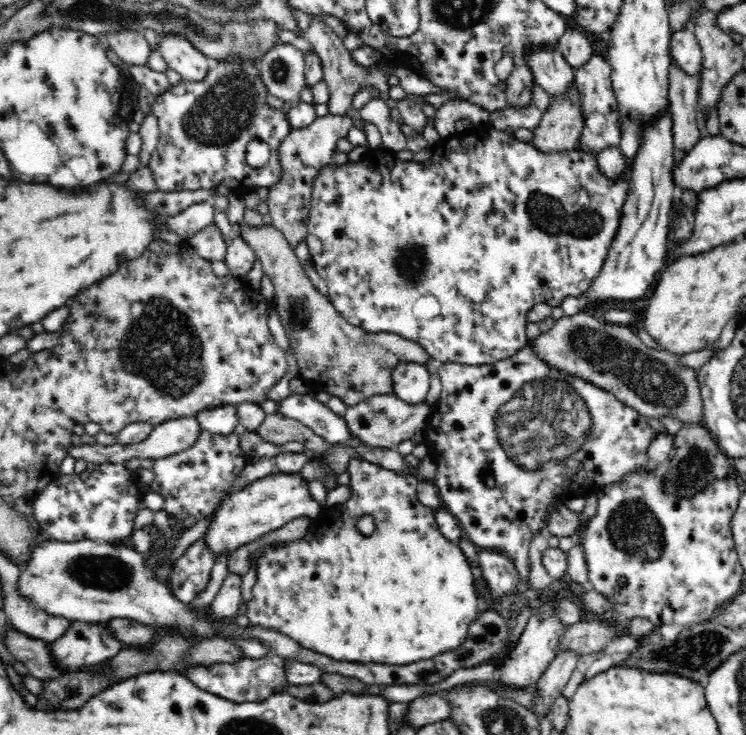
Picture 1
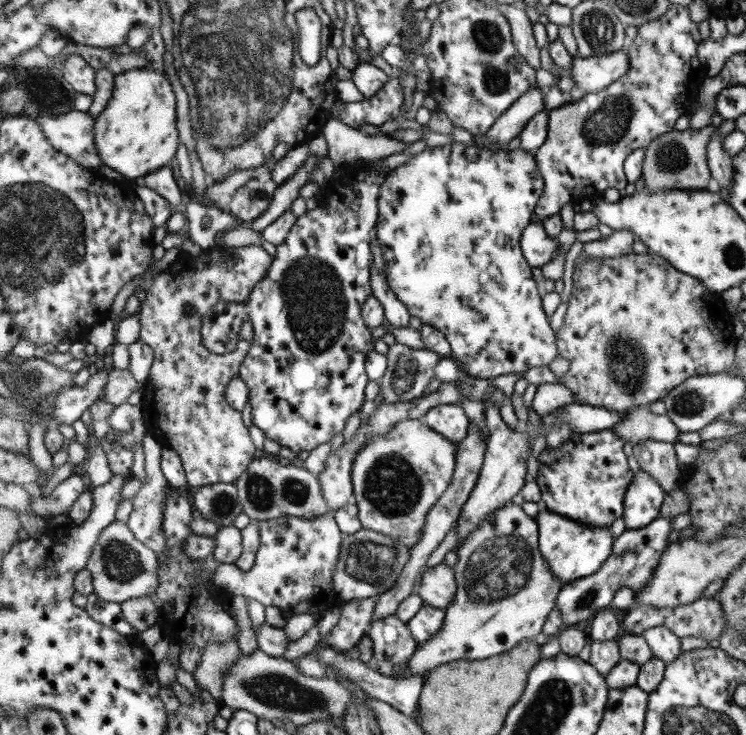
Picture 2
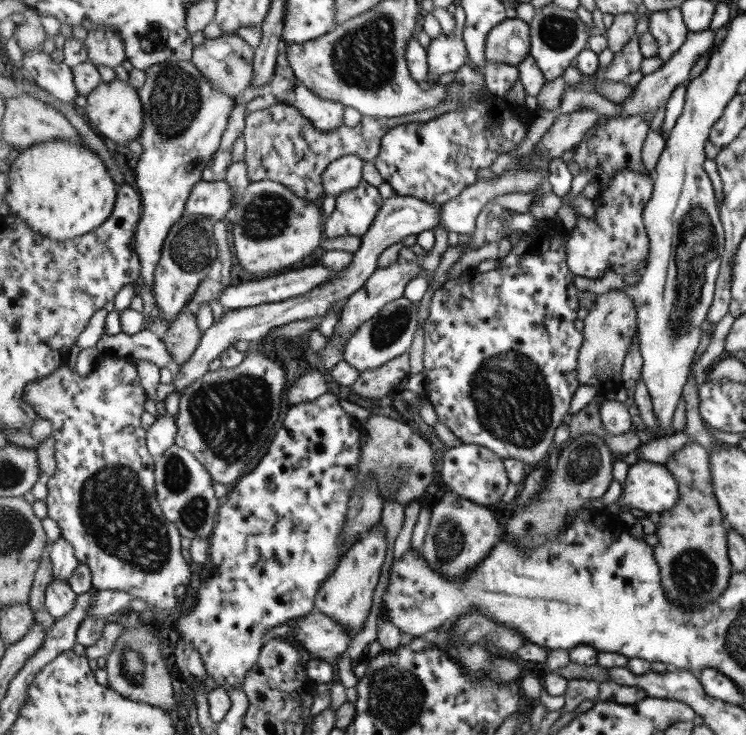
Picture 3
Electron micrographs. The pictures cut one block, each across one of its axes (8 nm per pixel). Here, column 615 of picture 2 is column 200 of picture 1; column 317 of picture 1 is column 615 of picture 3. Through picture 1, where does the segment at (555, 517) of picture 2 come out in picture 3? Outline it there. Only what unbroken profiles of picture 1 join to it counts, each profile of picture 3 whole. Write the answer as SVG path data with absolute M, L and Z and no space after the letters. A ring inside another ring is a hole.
M638 461L631 466L620 499L605 510L618 516L621 507L632 507L650 516L677 505L680 487L667 465Z

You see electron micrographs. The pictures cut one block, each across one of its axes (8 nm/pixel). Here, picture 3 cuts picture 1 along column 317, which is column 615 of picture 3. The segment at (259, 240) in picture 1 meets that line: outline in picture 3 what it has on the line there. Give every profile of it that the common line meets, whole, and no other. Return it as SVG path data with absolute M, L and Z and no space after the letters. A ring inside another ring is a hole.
M618 289L597 295L595 307L584 318L584 342L580 350L579 382L594 386L598 394L625 388L623 369L625 357L638 334L638 312L633 297Z

